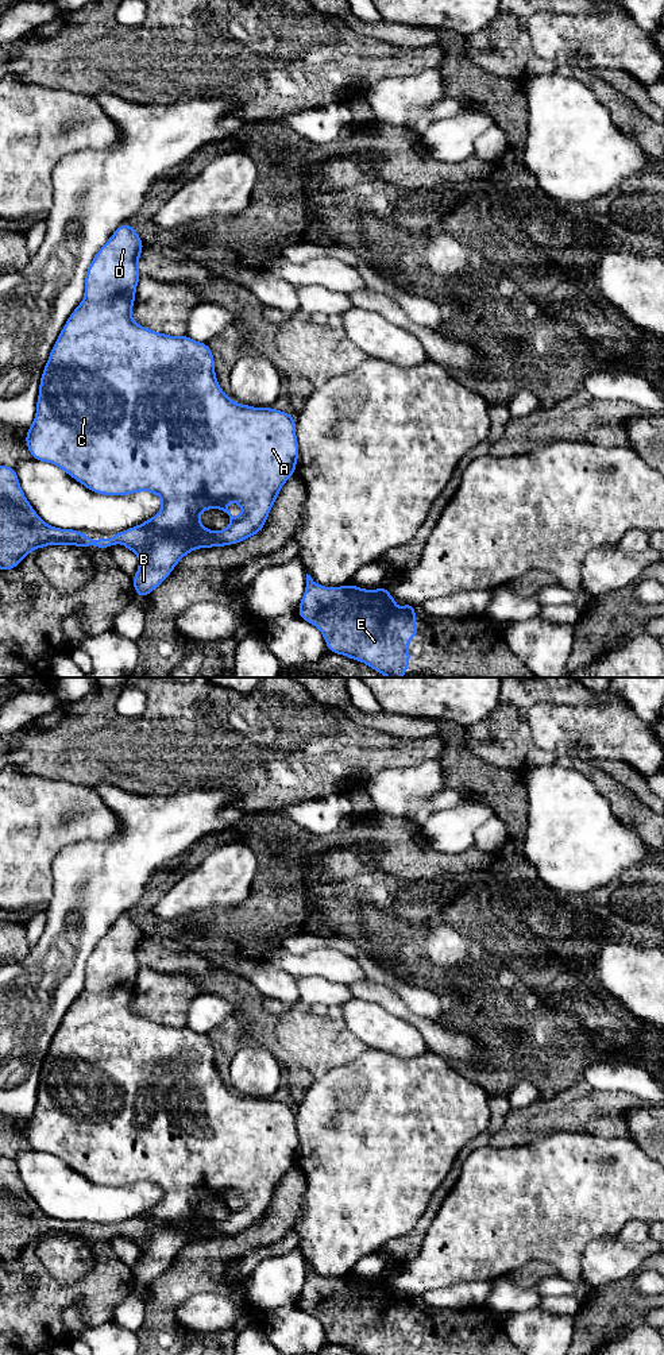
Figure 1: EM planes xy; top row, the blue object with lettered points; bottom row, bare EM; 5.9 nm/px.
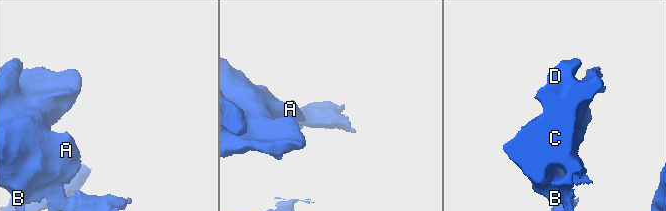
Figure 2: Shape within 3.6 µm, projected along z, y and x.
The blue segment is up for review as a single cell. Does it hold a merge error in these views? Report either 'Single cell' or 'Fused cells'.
Fused cells

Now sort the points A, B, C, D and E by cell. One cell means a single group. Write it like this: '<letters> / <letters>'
A B C D / E

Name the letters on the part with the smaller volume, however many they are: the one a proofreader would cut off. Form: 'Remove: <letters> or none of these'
Remove: E

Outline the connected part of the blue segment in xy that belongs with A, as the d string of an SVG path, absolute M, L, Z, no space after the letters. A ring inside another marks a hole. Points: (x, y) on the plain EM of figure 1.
M123 914L94 946L85 966L85 987L65 1014L43 1059L39 1073L36 1105L32 1116L26 1123L27 1140L35 1151L58 1157L93 1184L119 1188L139 1182L150 1182L162 1189L162 1200L153 1209L143 1213L144 1216L155 1219L159 1225L143 1247L139 1248L139 1259L132 1270L134 1281L136 1286L142 1289L155 1281L171 1265L177 1254L185 1246L202 1239L204 1232L225 1232L228 1235L238 1235L259 1224L269 1209L270 1200L281 1184L282 1177L292 1166L296 1165L297 1150L300 1146L294 1107L286 1103L279 1103L274 1099L254 1099L231 1092L217 1073L215 1065L216 1053L208 1034L198 1034L188 1026L178 1028L159 1024L134 1012L131 1008L131 1000L135 995L136 977L140 969L138 956L143 941L143 931L134 918L128 914ZM228 1192L233 1192L240 1196L243 1202L242 1208L233 1208L229 1204L227 1198ZM205 1200L220 1200L227 1204L229 1207L229 1217L224 1221L215 1223L204 1219L200 1215L200 1205Z

